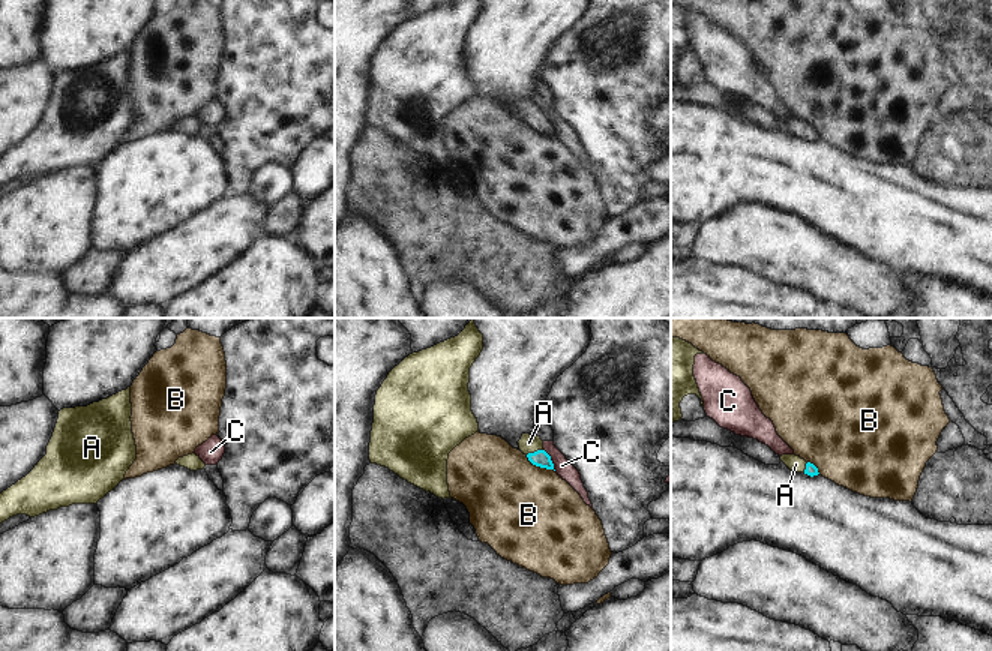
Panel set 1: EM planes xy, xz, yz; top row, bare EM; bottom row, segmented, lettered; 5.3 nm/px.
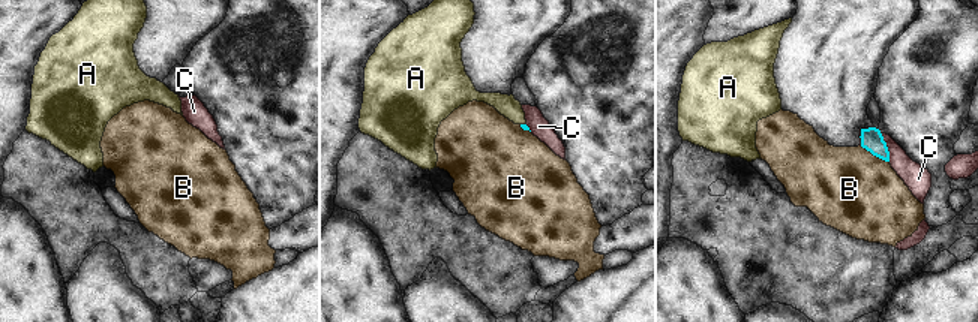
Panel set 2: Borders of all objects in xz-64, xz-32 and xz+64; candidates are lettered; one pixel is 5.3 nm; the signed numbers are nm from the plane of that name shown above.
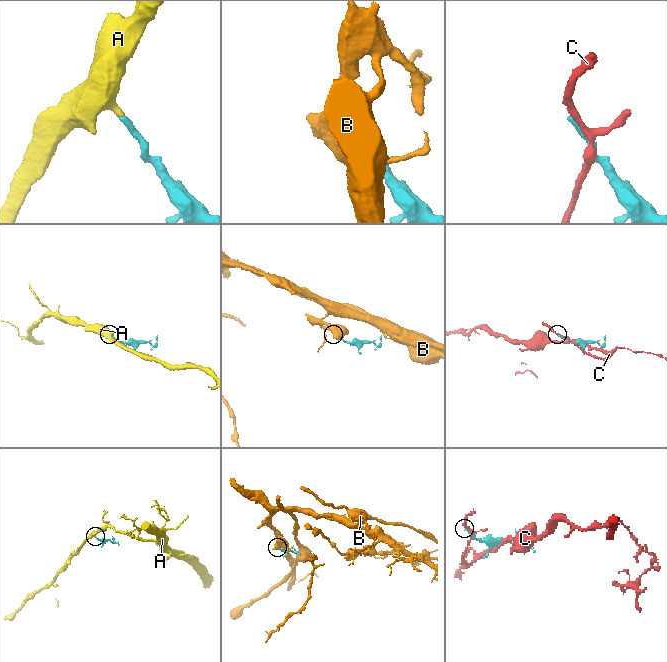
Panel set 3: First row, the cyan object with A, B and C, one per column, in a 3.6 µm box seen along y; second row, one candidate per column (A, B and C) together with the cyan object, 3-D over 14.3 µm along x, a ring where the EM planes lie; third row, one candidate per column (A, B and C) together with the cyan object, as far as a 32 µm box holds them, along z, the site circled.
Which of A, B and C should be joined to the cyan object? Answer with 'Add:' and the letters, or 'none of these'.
Add: A

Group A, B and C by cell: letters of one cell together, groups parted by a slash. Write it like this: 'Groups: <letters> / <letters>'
Groups: A / B / C

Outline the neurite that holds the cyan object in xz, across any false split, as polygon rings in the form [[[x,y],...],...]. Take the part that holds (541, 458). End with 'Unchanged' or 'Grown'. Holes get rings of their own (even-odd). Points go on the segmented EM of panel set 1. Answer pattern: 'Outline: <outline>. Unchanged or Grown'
Outline: [[[522,434],[518,441],[519,450],[528,458],[528,460],[540,468],[554,470],[551,456],[543,450],[543,441],[537,435]]]. Grown

